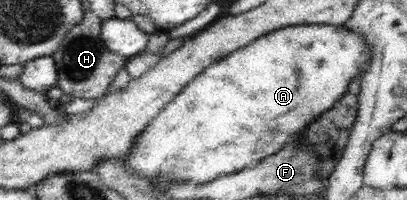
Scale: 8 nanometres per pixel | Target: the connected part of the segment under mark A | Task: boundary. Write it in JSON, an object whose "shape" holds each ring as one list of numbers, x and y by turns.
{"shape":[[299,25,273,31,202,70,148,123,128,154,120,159,132,173,148,180,158,177,196,184,256,166,302,135,320,114,332,108,348,92,350,80,361,77,370,57,364,37,344,29,344,25]]}

